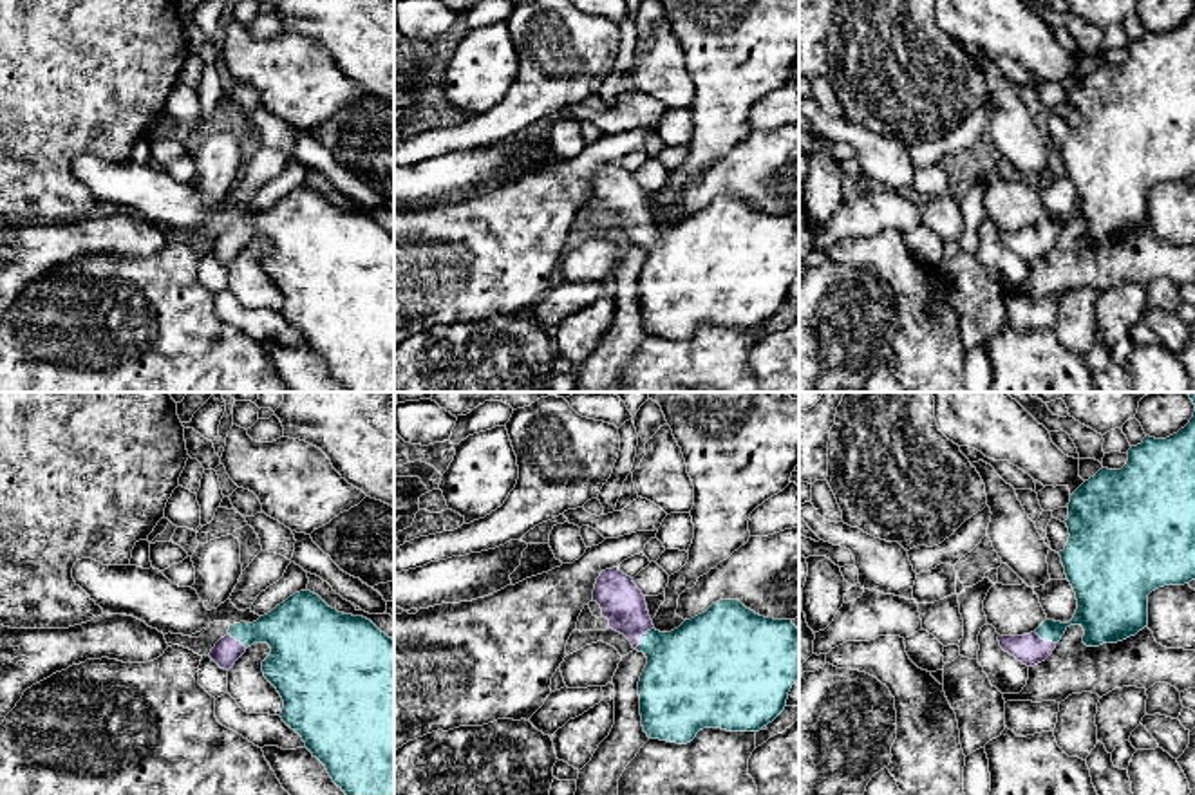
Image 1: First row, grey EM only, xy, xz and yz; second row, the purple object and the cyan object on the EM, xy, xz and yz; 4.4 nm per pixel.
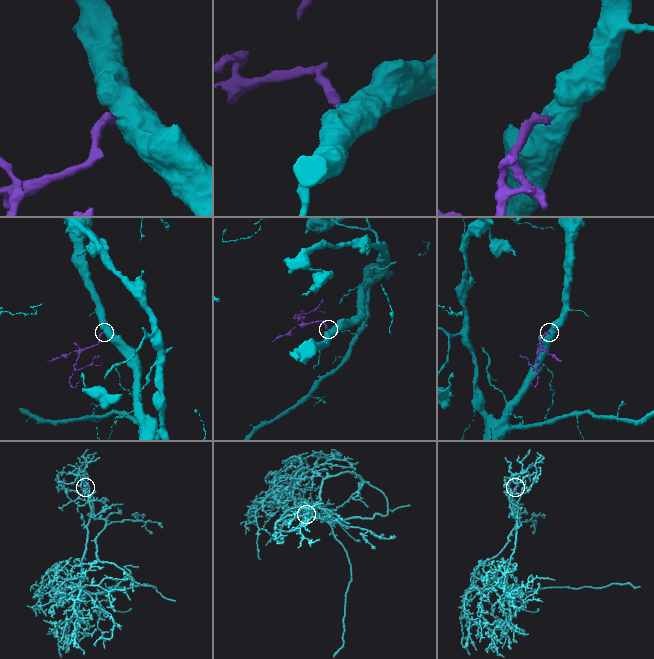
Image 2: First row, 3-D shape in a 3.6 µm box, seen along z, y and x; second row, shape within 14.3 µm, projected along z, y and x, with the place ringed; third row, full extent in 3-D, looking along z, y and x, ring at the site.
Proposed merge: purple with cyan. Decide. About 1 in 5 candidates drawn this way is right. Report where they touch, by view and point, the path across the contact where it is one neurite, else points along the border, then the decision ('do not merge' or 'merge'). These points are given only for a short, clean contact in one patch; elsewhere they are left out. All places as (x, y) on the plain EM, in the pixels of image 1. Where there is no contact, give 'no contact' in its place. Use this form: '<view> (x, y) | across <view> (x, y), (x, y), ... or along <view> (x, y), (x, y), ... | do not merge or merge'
xz (640, 232) | across xz (621, 196), (640, 232), (687, 262) | merge

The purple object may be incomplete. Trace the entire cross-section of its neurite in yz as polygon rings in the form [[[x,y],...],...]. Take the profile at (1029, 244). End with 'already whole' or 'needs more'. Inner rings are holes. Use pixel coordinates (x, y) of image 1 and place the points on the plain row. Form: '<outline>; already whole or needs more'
[[[1195,7],[1190,18],[1166,34],[1146,31],[1128,45],[1121,65],[1101,63],[1085,76],[1068,98],[1068,137],[1059,146],[1067,175],[1077,204],[1068,219],[1045,215],[1034,228],[1023,231],[998,231],[1000,242],[1027,262],[1045,257],[1070,220],[1081,220],[1083,238],[1099,242],[1135,231],[1148,220],[1148,190],[1164,181],[1184,181],[1195,175]]]; needs more

